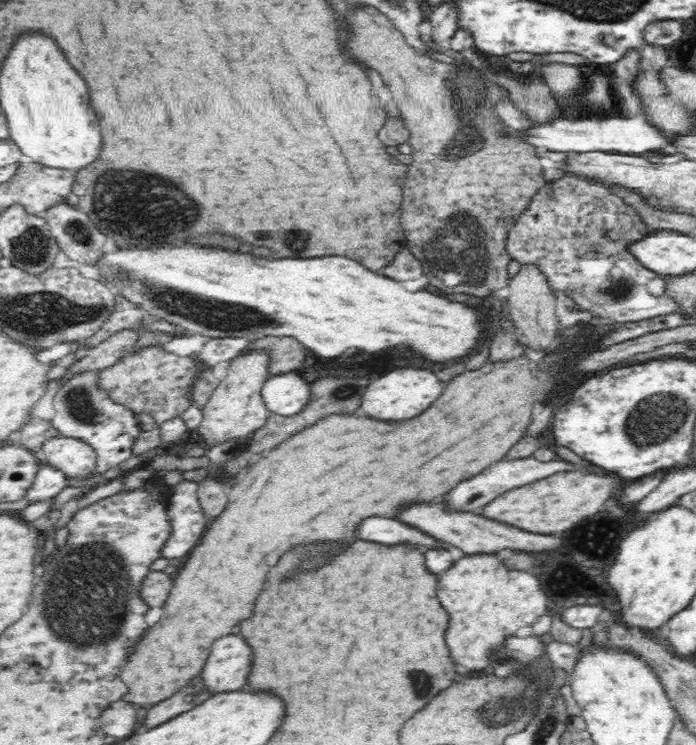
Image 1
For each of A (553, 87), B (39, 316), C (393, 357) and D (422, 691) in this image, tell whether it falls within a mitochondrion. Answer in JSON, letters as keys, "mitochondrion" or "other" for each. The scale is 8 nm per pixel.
{"A":"other","B":"mitochondrion","C":"mitochondrion","D":"mitochondrion"}

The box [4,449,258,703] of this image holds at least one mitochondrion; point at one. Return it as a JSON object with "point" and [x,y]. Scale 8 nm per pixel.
{"point":[91,581]}

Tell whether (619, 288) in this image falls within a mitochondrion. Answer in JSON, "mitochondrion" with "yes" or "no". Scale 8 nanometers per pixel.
{"mitochondrion":"yes"}

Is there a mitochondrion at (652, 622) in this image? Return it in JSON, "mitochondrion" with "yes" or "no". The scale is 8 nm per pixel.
{"mitochondrion":"no"}

